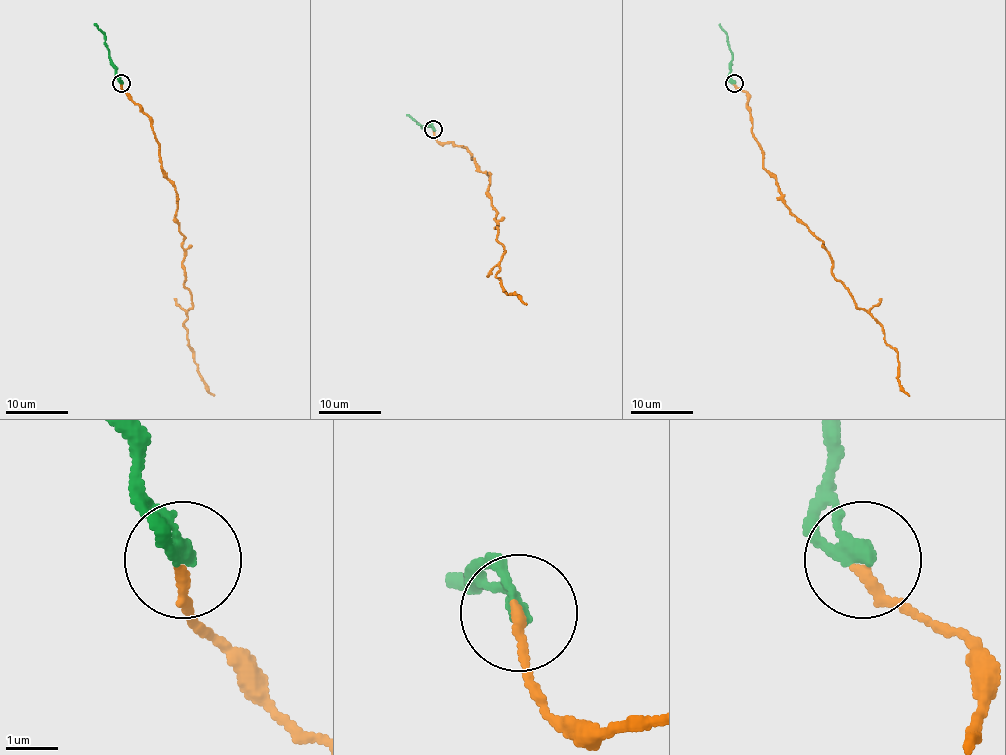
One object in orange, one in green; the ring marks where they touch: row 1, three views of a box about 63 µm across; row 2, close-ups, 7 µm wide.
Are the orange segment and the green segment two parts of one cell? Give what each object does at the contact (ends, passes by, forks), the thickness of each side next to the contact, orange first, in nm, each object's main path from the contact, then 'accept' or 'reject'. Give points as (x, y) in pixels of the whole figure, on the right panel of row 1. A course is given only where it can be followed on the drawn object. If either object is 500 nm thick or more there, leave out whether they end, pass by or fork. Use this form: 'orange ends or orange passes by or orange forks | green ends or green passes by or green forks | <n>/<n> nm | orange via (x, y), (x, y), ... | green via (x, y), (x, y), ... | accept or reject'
orange ends | green ends | 200/320 nm | orange via (734, 83), (746, 92), (751, 133), (781, 198), (823, 241), (832, 276), (880, 325), (910, 395) | green via (734, 83), (729, 74), (732, 58), (728, 36), (718, 24) | accept

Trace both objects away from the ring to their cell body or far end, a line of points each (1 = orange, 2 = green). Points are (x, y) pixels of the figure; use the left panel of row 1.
1: (121, 83), (152, 123), (177, 198), (192, 305), (183, 325), (197, 372), (214, 395)
2: (121, 83), (105, 36), (94, 24)

